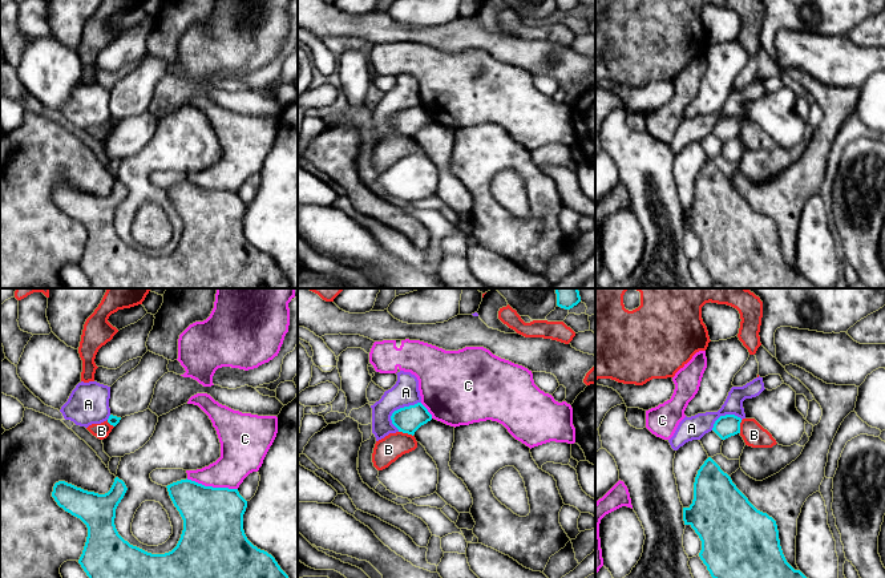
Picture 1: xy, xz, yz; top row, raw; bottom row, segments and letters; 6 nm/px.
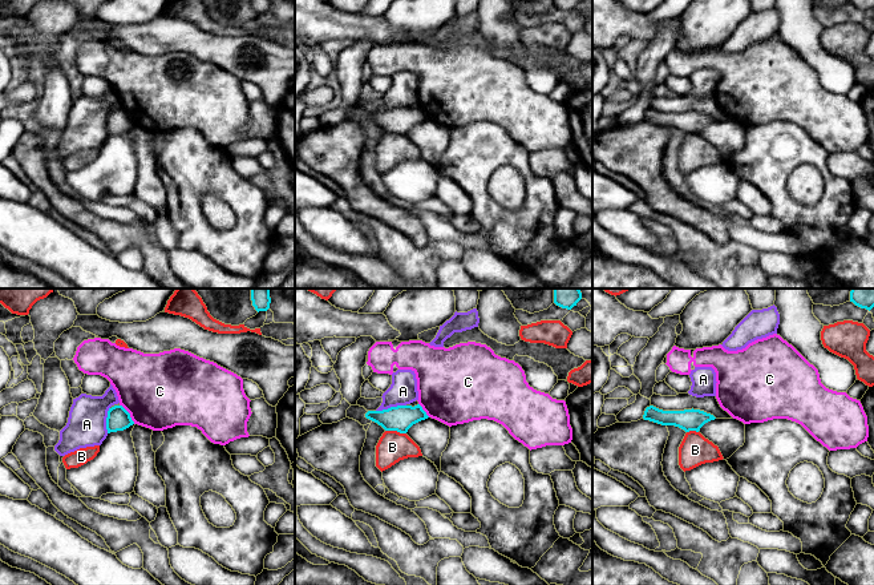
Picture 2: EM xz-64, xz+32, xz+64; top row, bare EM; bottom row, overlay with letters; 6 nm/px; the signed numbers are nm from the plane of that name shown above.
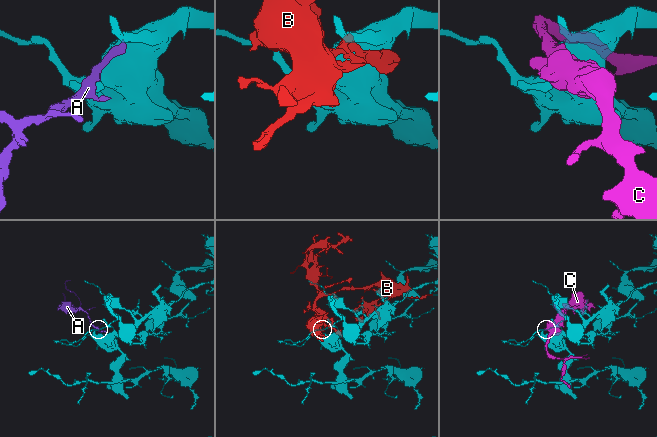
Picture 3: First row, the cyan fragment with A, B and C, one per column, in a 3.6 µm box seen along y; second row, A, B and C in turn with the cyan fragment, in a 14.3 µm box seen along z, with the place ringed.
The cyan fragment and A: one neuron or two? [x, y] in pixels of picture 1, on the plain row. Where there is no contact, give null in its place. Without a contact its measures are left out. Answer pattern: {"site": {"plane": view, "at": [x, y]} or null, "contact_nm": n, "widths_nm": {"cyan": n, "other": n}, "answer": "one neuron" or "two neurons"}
{"site": {"plane": "xz", "at": [397, 112]}, "contact_nm": 240, "widths_nm": {"cyan": 160, "other": 160}, "answer": "two neurons"}

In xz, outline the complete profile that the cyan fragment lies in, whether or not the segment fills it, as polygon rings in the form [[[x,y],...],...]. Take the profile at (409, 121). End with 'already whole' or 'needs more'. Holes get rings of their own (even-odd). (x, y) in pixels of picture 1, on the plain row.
[[[417,105],[415,108],[395,113],[391,118],[391,122],[399,134],[413,138],[421,128],[432,122],[432,117],[421,105]]]; already whole

